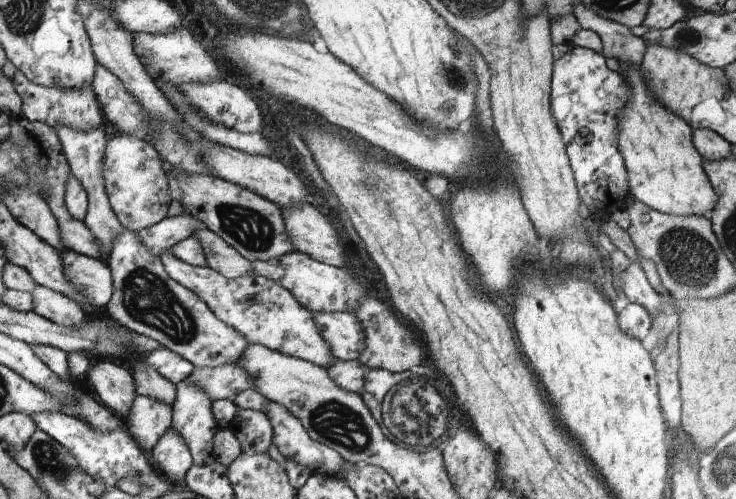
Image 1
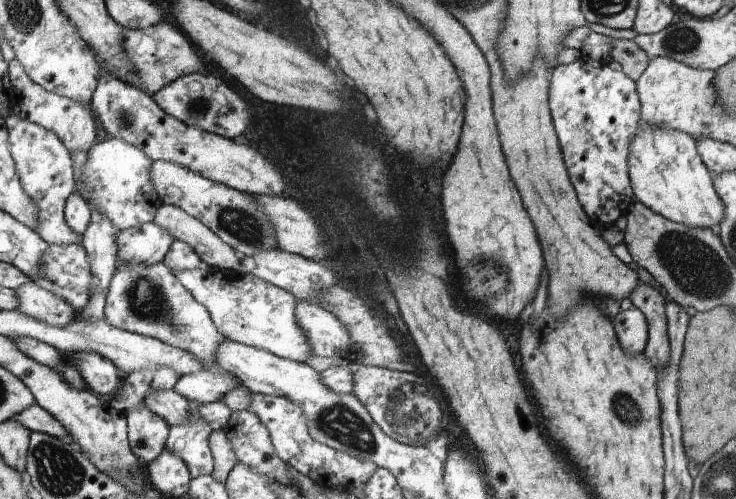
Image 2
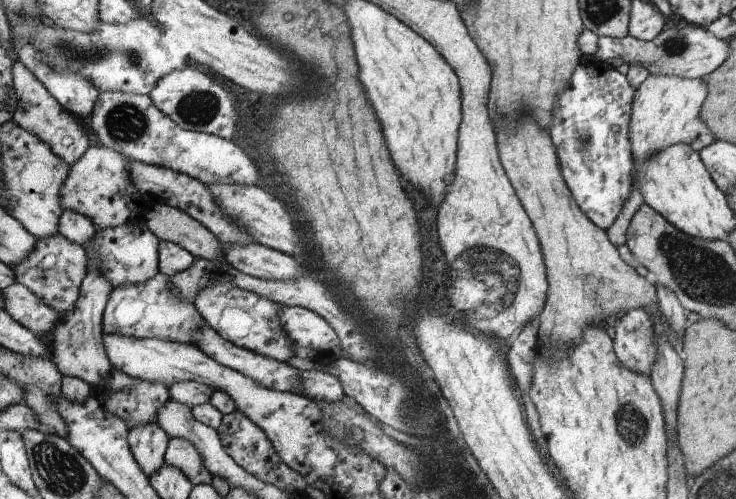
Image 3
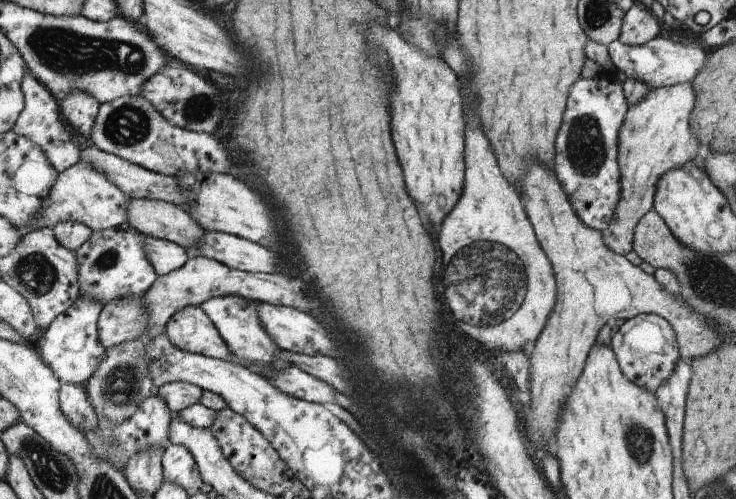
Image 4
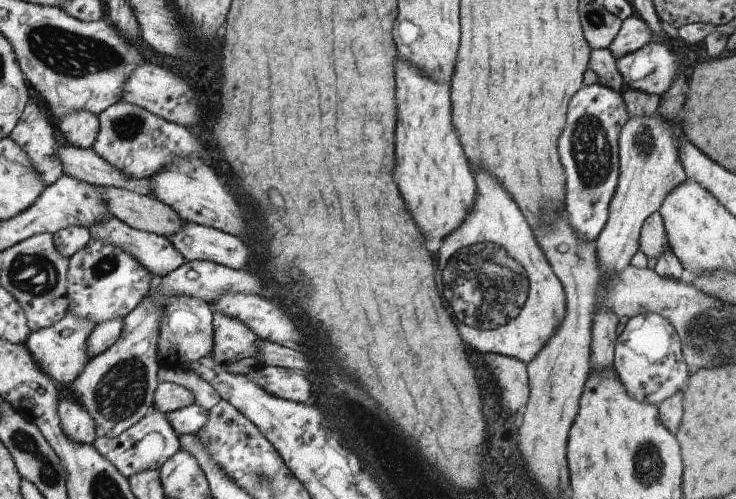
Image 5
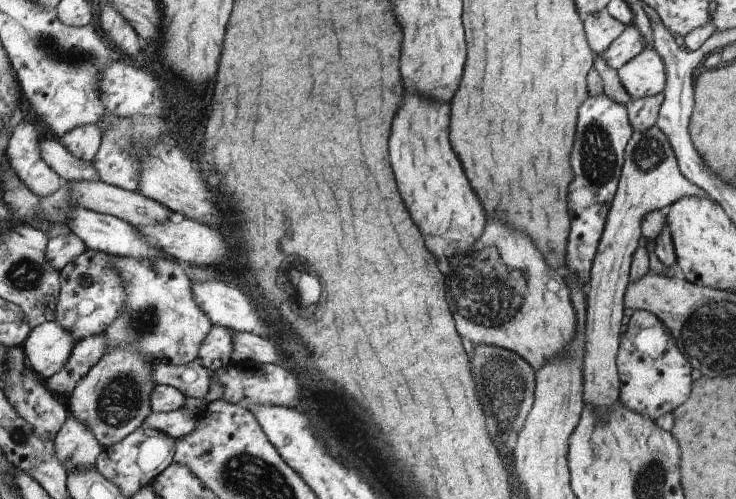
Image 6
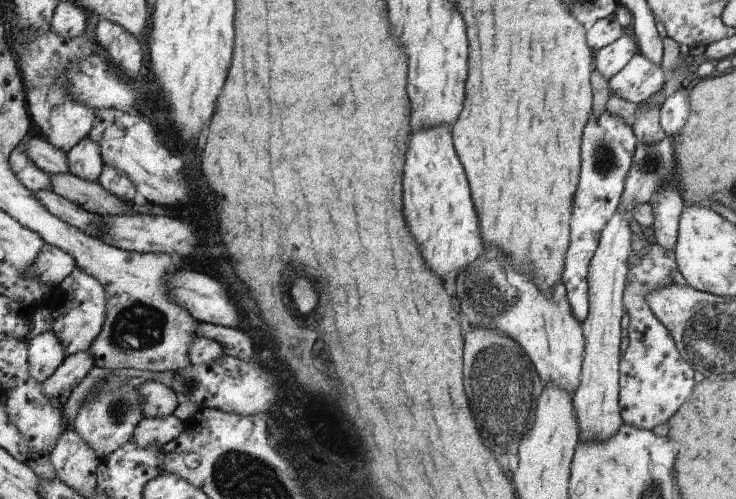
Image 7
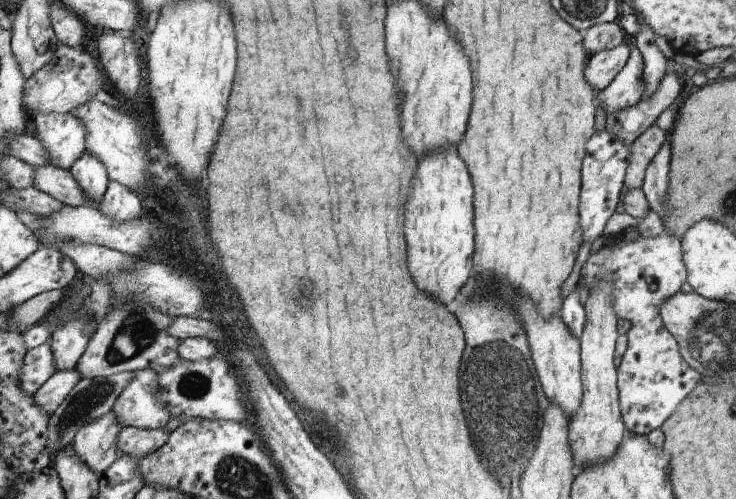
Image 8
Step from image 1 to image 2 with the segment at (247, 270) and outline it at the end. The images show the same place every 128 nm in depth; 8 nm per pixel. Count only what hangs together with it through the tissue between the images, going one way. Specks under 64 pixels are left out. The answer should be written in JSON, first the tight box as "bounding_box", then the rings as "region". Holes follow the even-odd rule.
{"bounding_box":[153,204,246,277],"region":[[[162,204],[153,222],[164,227],[172,238],[189,243],[199,253],[202,263],[211,270],[233,270],[239,277],[246,274],[242,268],[242,256],[200,220],[174,205]]]}

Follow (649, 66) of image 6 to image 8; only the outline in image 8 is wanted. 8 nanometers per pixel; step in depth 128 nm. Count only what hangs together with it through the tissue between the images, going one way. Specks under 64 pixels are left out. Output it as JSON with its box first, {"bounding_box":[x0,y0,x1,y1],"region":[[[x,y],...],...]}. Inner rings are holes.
{"bounding_box":[600,48,645,115],"region":[[[634,48],[629,54],[624,68],[616,74],[616,78],[600,93],[600,106],[607,115],[618,110],[634,106],[643,98],[644,86],[643,72],[645,62],[642,53]]]}

